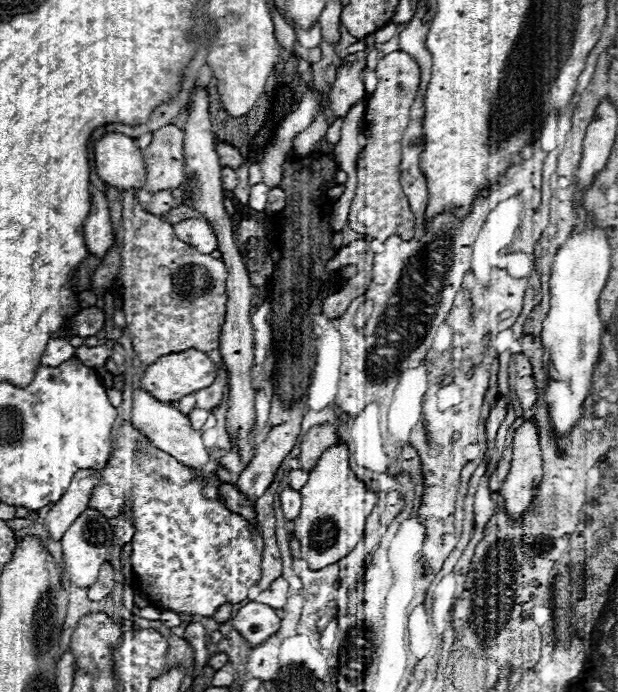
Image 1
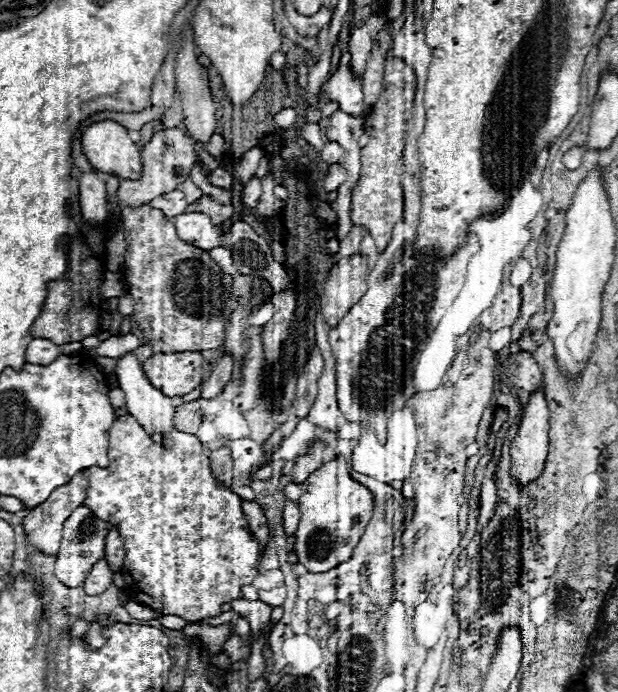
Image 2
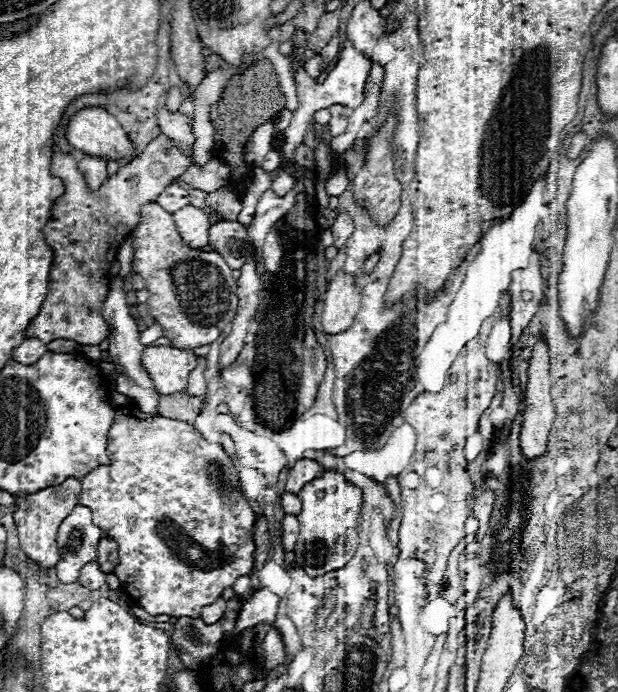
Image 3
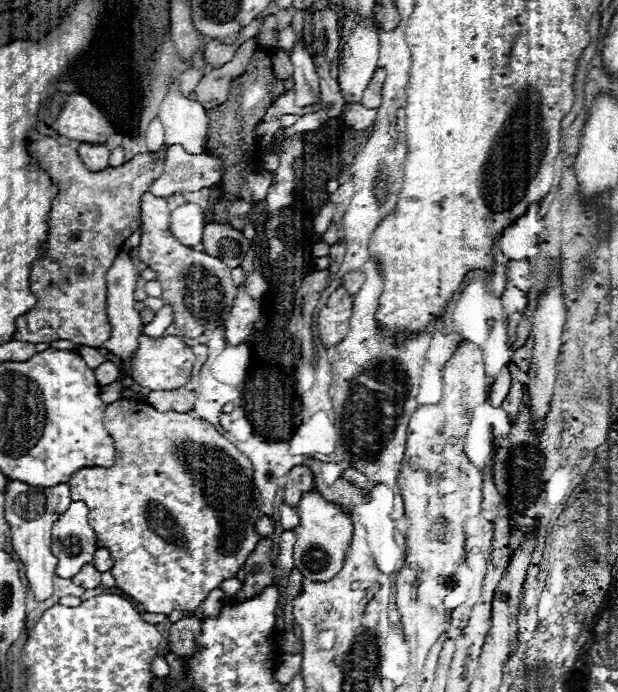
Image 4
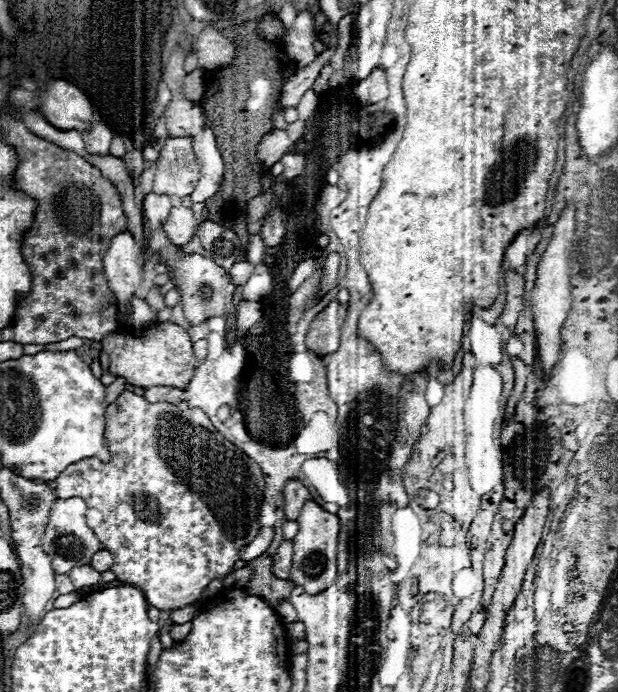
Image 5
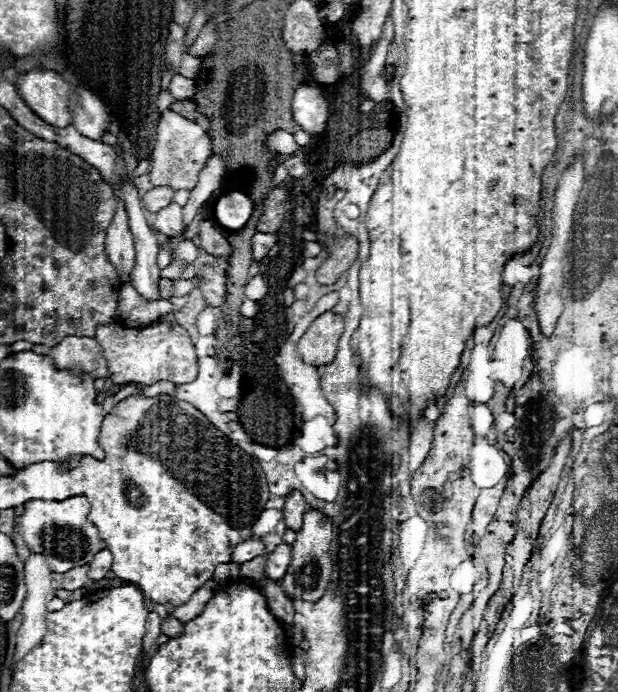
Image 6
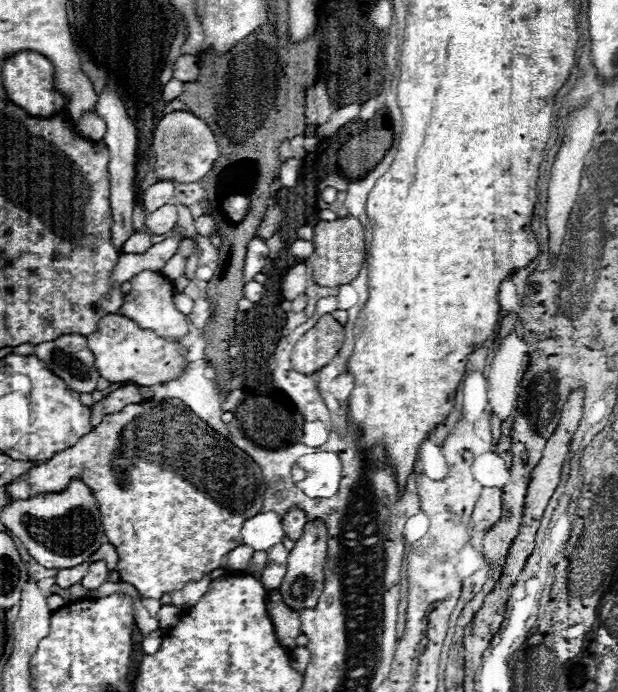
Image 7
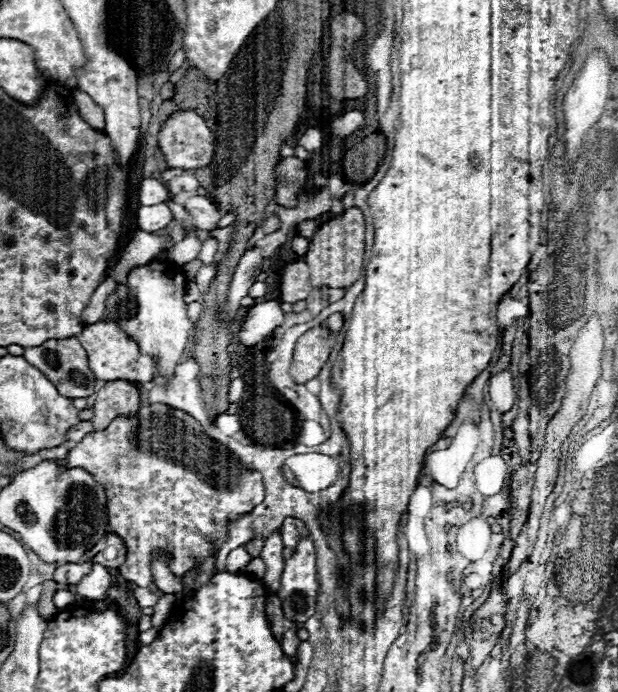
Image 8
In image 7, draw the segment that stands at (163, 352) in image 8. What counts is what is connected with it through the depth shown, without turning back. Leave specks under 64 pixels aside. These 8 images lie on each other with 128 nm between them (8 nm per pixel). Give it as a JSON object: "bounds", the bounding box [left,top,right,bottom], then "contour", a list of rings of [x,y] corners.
{"bounds":[118,270,190,342],"contour":[[[144,270],[144,272],[136,274],[130,280],[130,284],[132,284],[132,290],[124,298],[124,304],[118,310],[118,314],[134,320],[142,330],[152,330],[160,338],[166,338],[170,342],[180,342],[188,334],[190,320],[186,318],[186,314],[182,314],[174,308],[174,286],[170,284],[170,280],[166,276],[162,276],[160,272]]]}

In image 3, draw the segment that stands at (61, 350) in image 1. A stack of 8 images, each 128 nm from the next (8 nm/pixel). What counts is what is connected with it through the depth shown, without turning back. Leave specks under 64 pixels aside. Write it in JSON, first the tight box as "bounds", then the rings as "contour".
{"bounds":[12,338,48,364],"contour":[[[30,338],[12,350],[12,358],[20,364],[36,364],[36,360],[40,360],[46,352],[48,350],[46,350],[44,342]]]}

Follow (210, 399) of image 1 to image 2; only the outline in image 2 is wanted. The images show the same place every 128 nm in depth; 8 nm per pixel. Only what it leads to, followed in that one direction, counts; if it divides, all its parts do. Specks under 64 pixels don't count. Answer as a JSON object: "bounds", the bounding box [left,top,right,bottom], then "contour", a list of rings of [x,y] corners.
{"bounds":[202,354,234,398],"contour":[[[224,354],[216,362],[210,378],[204,382],[204,386],[202,386],[202,398],[214,398],[230,382],[232,370],[234,370],[234,358],[230,354]]]}

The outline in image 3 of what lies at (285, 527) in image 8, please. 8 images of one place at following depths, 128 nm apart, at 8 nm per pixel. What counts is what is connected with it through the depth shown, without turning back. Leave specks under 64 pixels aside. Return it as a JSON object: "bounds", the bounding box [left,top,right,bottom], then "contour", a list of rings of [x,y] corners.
{"bounds":[286,458,322,494],"contour":[[[302,458],[294,464],[294,468],[288,472],[288,484],[286,484],[286,492],[290,494],[298,494],[308,482],[312,482],[314,478],[322,476],[322,466],[314,460]]]}

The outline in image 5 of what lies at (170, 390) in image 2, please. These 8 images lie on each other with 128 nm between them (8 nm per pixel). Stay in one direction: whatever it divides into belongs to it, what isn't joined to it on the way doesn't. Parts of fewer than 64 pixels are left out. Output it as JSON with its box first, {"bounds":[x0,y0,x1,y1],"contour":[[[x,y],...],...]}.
{"bounds":[102,322,198,388],"contour":[[[160,322],[146,330],[130,332],[112,332],[102,342],[102,352],[110,356],[110,372],[118,378],[124,378],[128,384],[150,388],[150,386],[174,386],[186,388],[194,378],[198,360],[192,350],[192,340],[188,332],[174,322]]]}

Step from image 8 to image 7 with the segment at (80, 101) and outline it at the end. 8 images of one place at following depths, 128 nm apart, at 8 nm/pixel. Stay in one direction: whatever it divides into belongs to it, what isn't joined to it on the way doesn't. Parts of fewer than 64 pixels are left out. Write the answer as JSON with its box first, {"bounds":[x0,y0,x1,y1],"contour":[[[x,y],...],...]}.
{"bounds":[76,112,106,140],"contour":[[[86,112],[82,114],[82,118],[76,124],[86,136],[90,136],[92,140],[102,140],[102,136],[106,134],[106,122],[94,114],[94,112]]]}

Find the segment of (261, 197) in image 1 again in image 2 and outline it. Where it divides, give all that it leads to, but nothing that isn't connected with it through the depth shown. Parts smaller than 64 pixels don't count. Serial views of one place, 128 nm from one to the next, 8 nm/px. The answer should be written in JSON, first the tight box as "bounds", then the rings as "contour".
{"bounds":[242,178,262,212],"contour":[[[252,178],[252,180],[248,180],[248,182],[244,184],[244,190],[242,190],[242,206],[246,208],[246,212],[258,204],[260,192],[262,192],[262,188],[260,188],[260,178]]]}

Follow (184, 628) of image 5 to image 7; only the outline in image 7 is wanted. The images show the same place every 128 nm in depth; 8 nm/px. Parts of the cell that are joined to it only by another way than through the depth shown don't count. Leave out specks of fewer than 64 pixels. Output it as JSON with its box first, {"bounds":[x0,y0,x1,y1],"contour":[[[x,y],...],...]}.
{"bounds":[156,606,180,630],"contour":[[[162,606],[156,614],[158,622],[160,622],[160,630],[168,630],[172,628],[172,624],[176,624],[176,620],[180,618],[180,610],[174,606]]]}

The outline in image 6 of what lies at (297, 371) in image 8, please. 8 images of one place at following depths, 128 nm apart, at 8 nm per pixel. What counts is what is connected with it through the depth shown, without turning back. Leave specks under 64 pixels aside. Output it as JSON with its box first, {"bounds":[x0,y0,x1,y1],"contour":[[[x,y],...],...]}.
{"bounds":[298,312,344,366],"contour":[[[324,312],[316,322],[306,330],[298,342],[298,354],[304,364],[326,366],[336,358],[338,340],[344,332],[344,318],[334,312]]]}

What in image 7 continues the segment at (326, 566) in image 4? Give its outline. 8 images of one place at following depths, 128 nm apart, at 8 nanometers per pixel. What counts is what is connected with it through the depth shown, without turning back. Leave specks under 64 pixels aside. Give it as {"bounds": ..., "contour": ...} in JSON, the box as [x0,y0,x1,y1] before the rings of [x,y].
{"bounds":[278,522,326,612],"contour":[[[308,522],[304,526],[304,534],[300,536],[300,540],[296,540],[296,546],[290,550],[288,572],[284,576],[282,586],[278,588],[288,608],[300,612],[316,606],[316,600],[322,594],[322,586],[324,586],[324,574],[322,574],[324,558],[326,558],[326,528],[320,522]]]}

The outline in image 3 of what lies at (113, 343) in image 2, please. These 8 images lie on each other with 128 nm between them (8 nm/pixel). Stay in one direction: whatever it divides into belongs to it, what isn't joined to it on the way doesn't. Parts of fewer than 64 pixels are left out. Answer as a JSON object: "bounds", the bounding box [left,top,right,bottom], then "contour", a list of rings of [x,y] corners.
{"bounds":[140,322,162,346],"contour":[[[154,322],[150,328],[146,328],[146,330],[142,332],[142,336],[140,336],[140,342],[148,346],[148,344],[152,344],[154,340],[158,340],[160,336],[162,336],[162,328],[160,328],[160,324],[156,324],[156,322]]]}

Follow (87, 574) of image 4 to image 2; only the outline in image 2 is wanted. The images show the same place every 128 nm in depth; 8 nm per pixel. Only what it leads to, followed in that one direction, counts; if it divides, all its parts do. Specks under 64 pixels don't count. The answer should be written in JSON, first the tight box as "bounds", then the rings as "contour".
{"bounds":[82,560,114,594],"contour":[[[98,560],[90,568],[90,572],[88,572],[88,576],[86,576],[84,584],[82,584],[86,594],[102,594],[102,592],[106,592],[112,586],[112,574],[114,572],[108,570],[106,560]]]}

